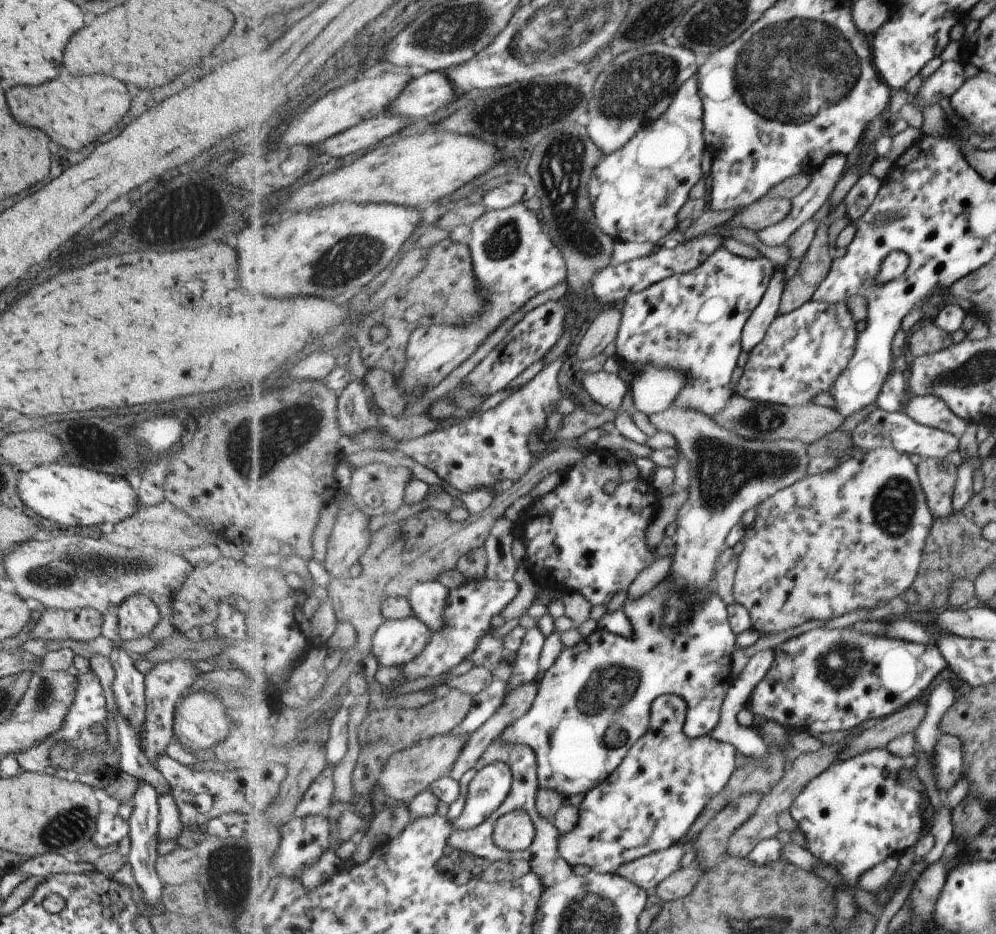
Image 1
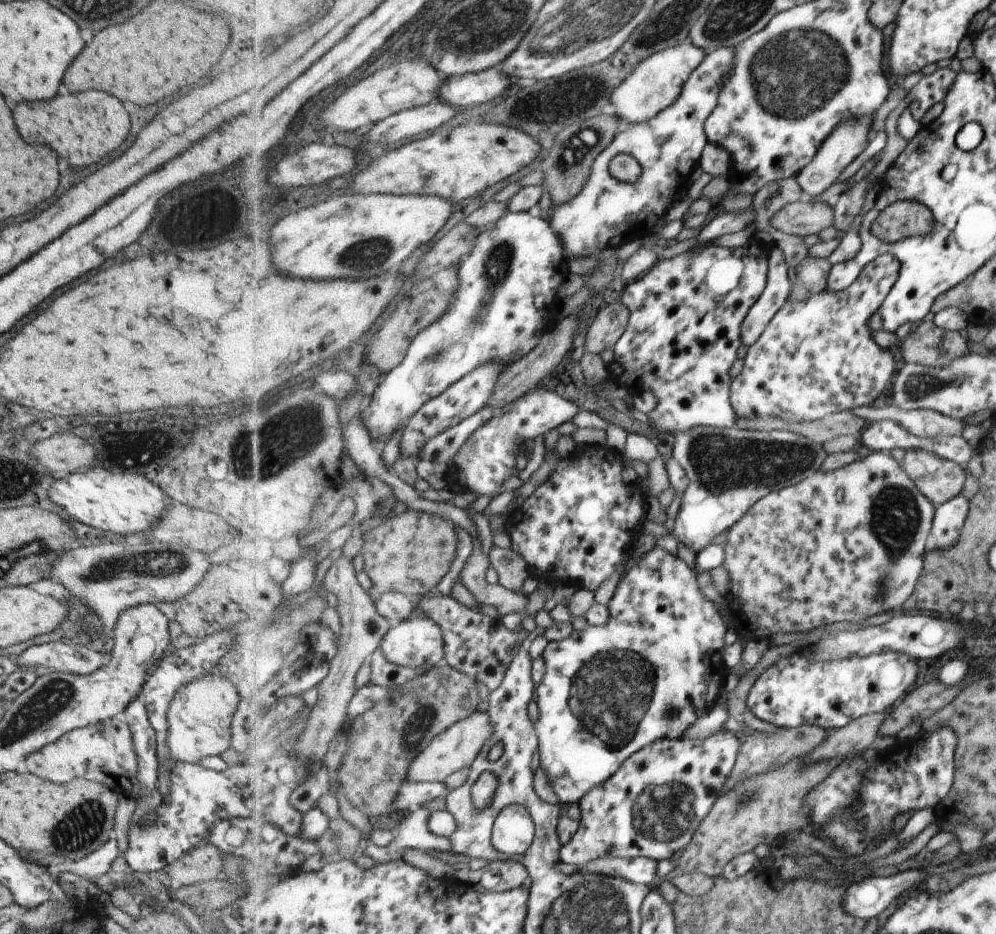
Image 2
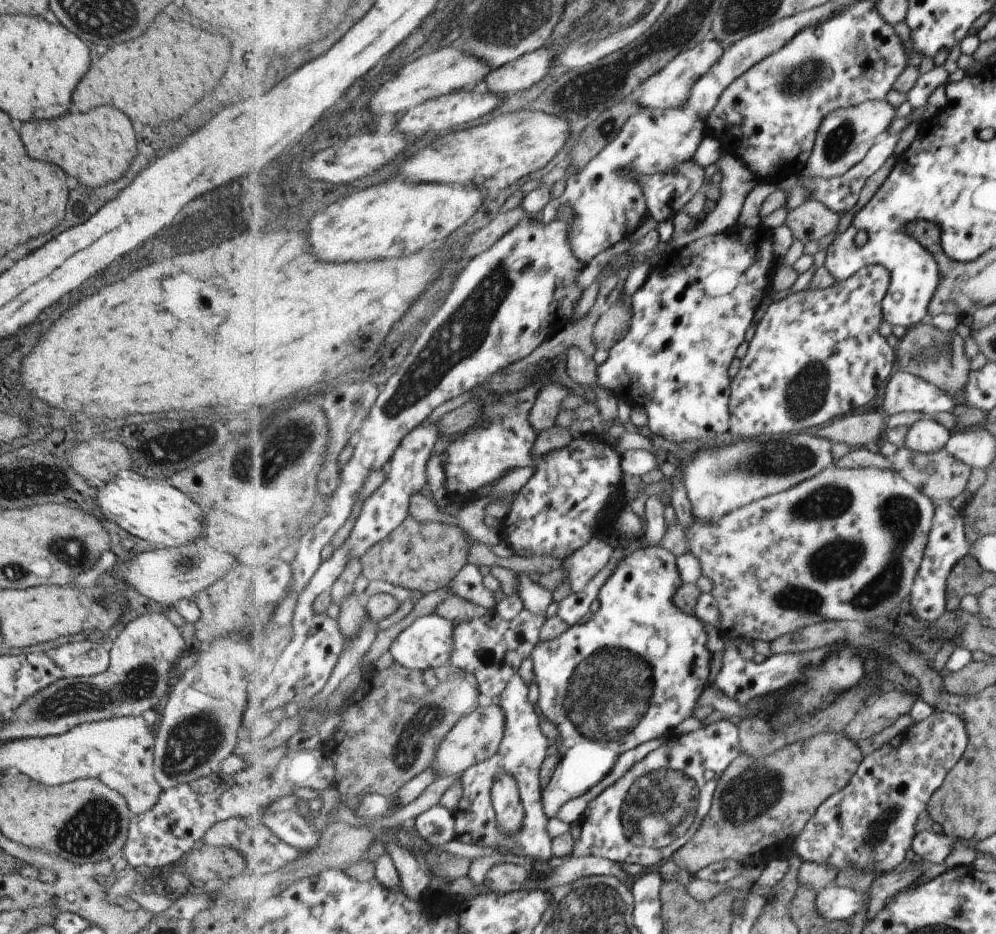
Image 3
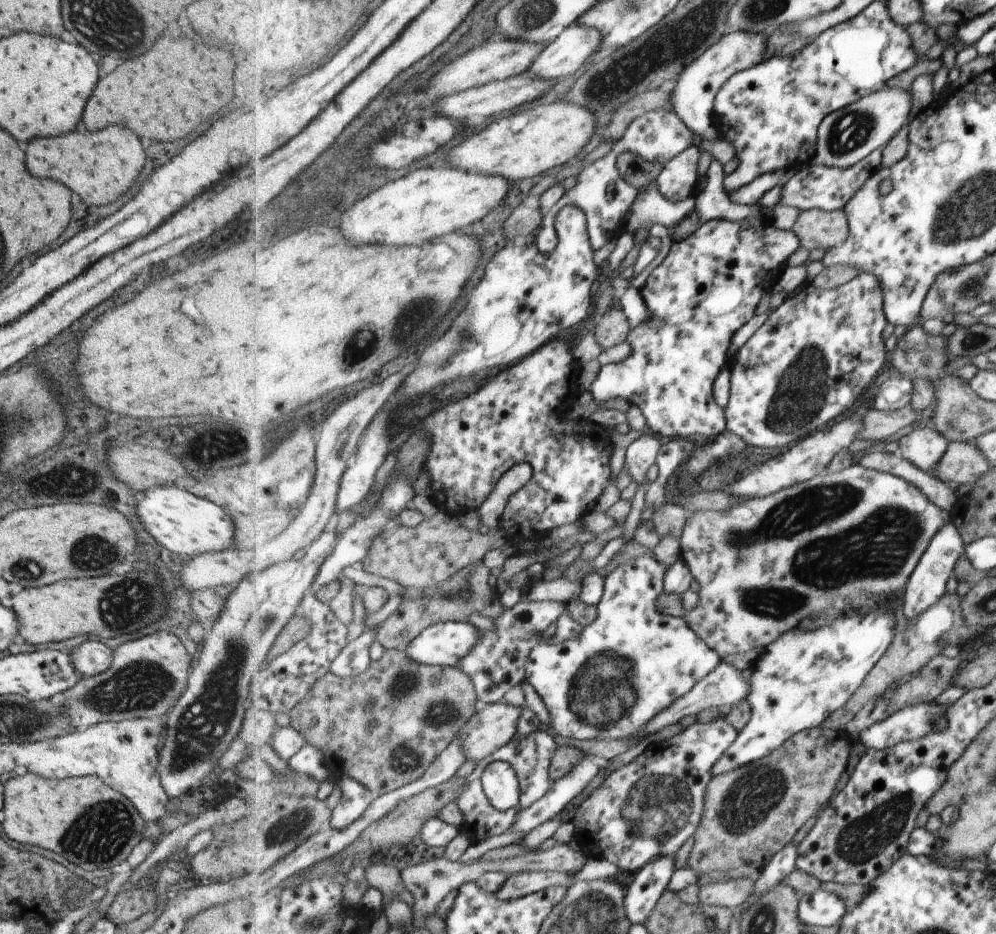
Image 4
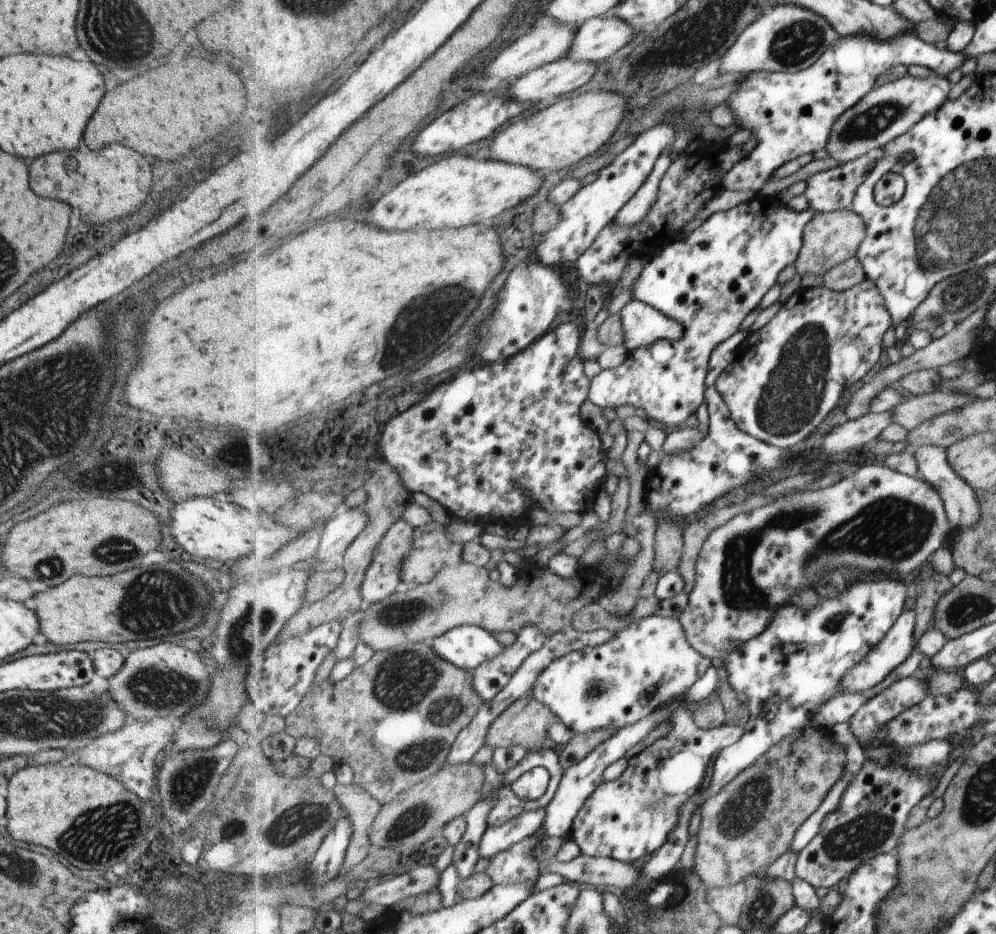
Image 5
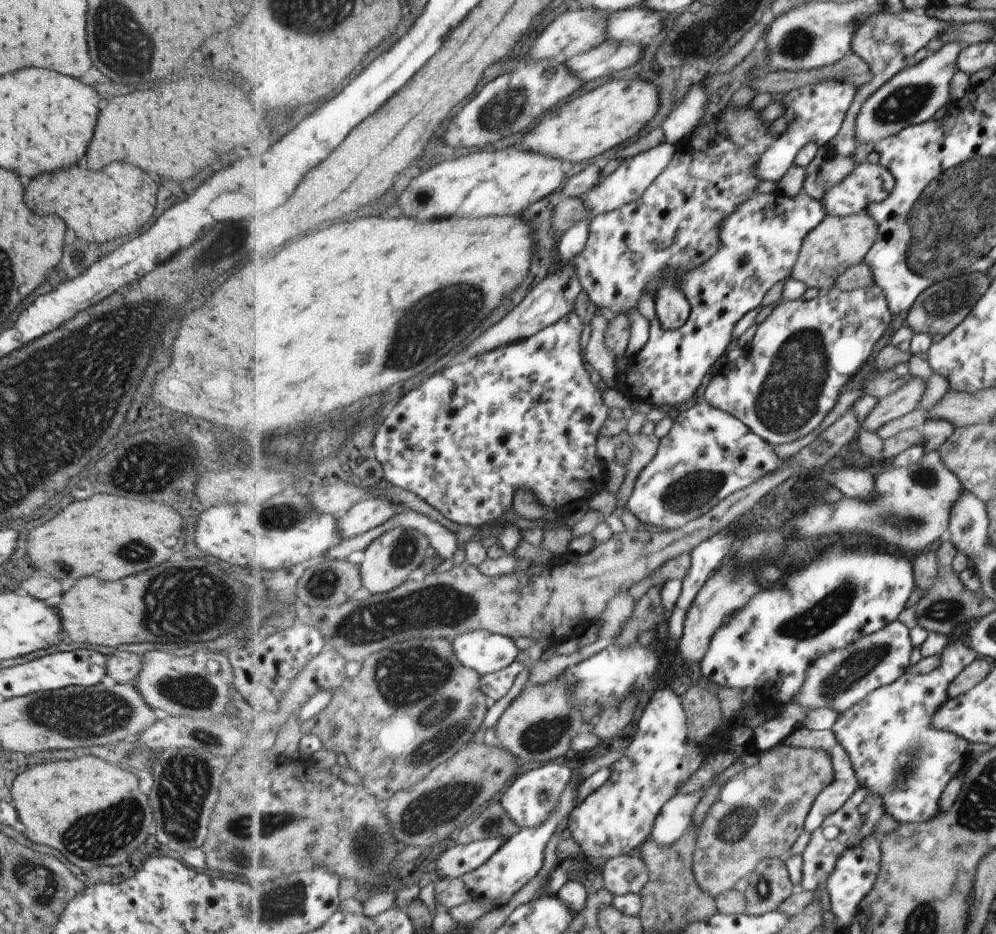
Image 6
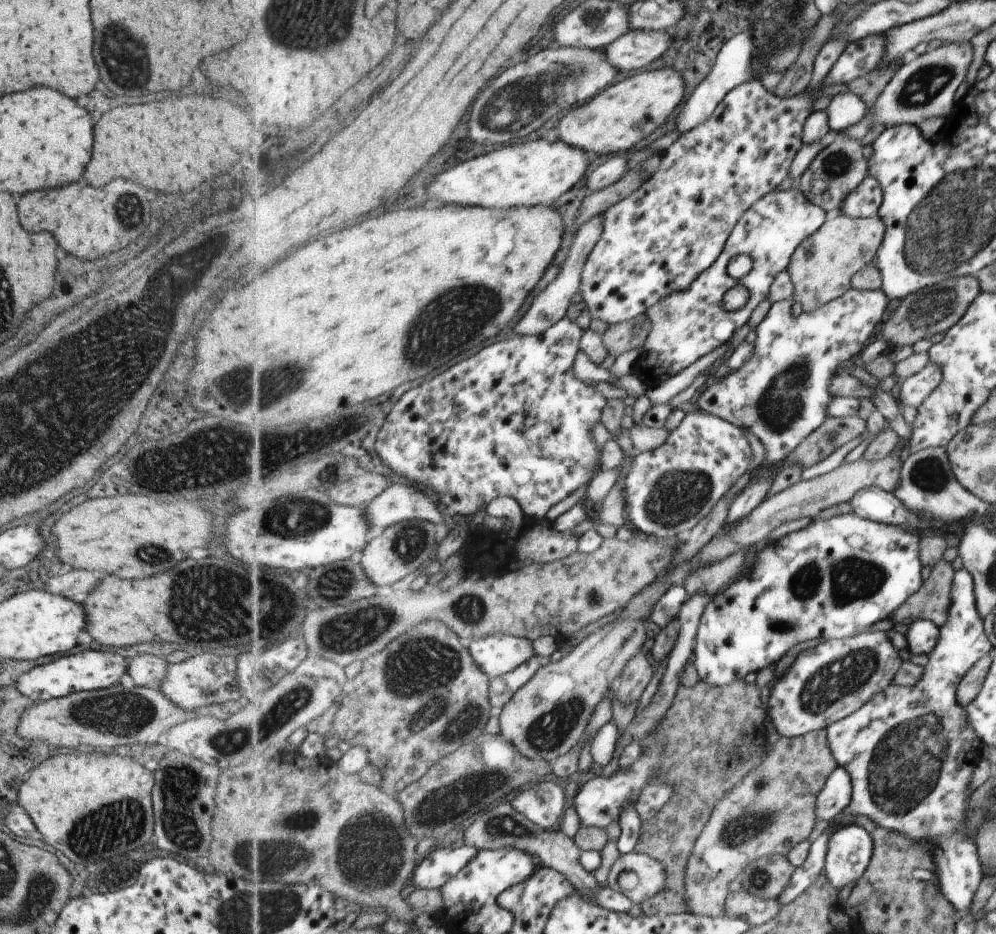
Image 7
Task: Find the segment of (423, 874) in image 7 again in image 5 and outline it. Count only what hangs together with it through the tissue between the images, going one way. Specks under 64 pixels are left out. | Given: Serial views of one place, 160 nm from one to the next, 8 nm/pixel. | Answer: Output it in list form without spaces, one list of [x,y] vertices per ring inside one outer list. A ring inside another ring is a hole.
[[[545,808],[525,810],[502,826],[489,827],[479,844],[481,858],[492,860],[497,854],[510,850],[523,839],[537,834],[546,825],[546,820],[547,810]]]

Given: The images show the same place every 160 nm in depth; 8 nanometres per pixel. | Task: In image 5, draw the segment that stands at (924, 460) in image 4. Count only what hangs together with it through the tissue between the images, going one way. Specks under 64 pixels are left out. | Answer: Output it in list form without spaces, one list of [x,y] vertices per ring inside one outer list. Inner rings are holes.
[[[919,446],[913,448],[915,462],[919,474],[931,486],[937,488],[938,495],[941,496],[942,503],[945,505],[947,522],[950,523],[951,529],[960,530],[961,528],[971,528],[979,520],[979,506],[973,490],[961,478],[958,478],[947,465],[946,450],[939,446]]]

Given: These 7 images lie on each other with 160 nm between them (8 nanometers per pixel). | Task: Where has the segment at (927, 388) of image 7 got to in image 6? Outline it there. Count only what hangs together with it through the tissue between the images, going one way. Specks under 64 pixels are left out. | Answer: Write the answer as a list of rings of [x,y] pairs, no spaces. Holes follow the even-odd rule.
[[[913,376],[901,390],[881,399],[875,410],[863,420],[863,428],[876,433],[884,424],[916,410],[924,393],[925,383],[921,378]]]

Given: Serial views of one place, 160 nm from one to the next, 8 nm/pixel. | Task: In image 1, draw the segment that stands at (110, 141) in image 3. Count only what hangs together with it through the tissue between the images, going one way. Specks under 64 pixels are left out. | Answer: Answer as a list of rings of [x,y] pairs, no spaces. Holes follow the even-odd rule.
[[[65,70],[59,78],[45,82],[43,86],[11,88],[5,94],[5,100],[11,116],[15,116],[15,122],[43,130],[55,144],[71,152],[93,144],[101,134],[119,124],[129,108],[129,96],[121,82],[101,74],[71,78],[69,74],[65,74]]]

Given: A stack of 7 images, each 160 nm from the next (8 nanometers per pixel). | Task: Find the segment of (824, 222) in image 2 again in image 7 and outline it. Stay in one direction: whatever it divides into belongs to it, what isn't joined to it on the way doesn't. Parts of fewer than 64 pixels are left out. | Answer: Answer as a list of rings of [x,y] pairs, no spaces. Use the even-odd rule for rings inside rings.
[[[841,212],[829,215],[826,224],[805,238],[794,252],[788,268],[795,286],[791,301],[799,302],[804,312],[811,312],[843,296],[851,290],[855,274],[875,261],[885,237],[886,223],[878,214],[875,217],[852,217]]]

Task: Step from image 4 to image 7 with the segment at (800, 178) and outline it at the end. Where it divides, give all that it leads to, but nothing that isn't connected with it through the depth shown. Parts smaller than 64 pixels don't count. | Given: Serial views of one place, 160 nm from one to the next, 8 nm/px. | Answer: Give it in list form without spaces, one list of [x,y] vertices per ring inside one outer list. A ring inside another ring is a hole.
[[[868,175],[865,180],[851,190],[843,202],[840,212],[852,217],[875,217],[881,204],[883,204],[883,192],[881,182],[877,178]]]

